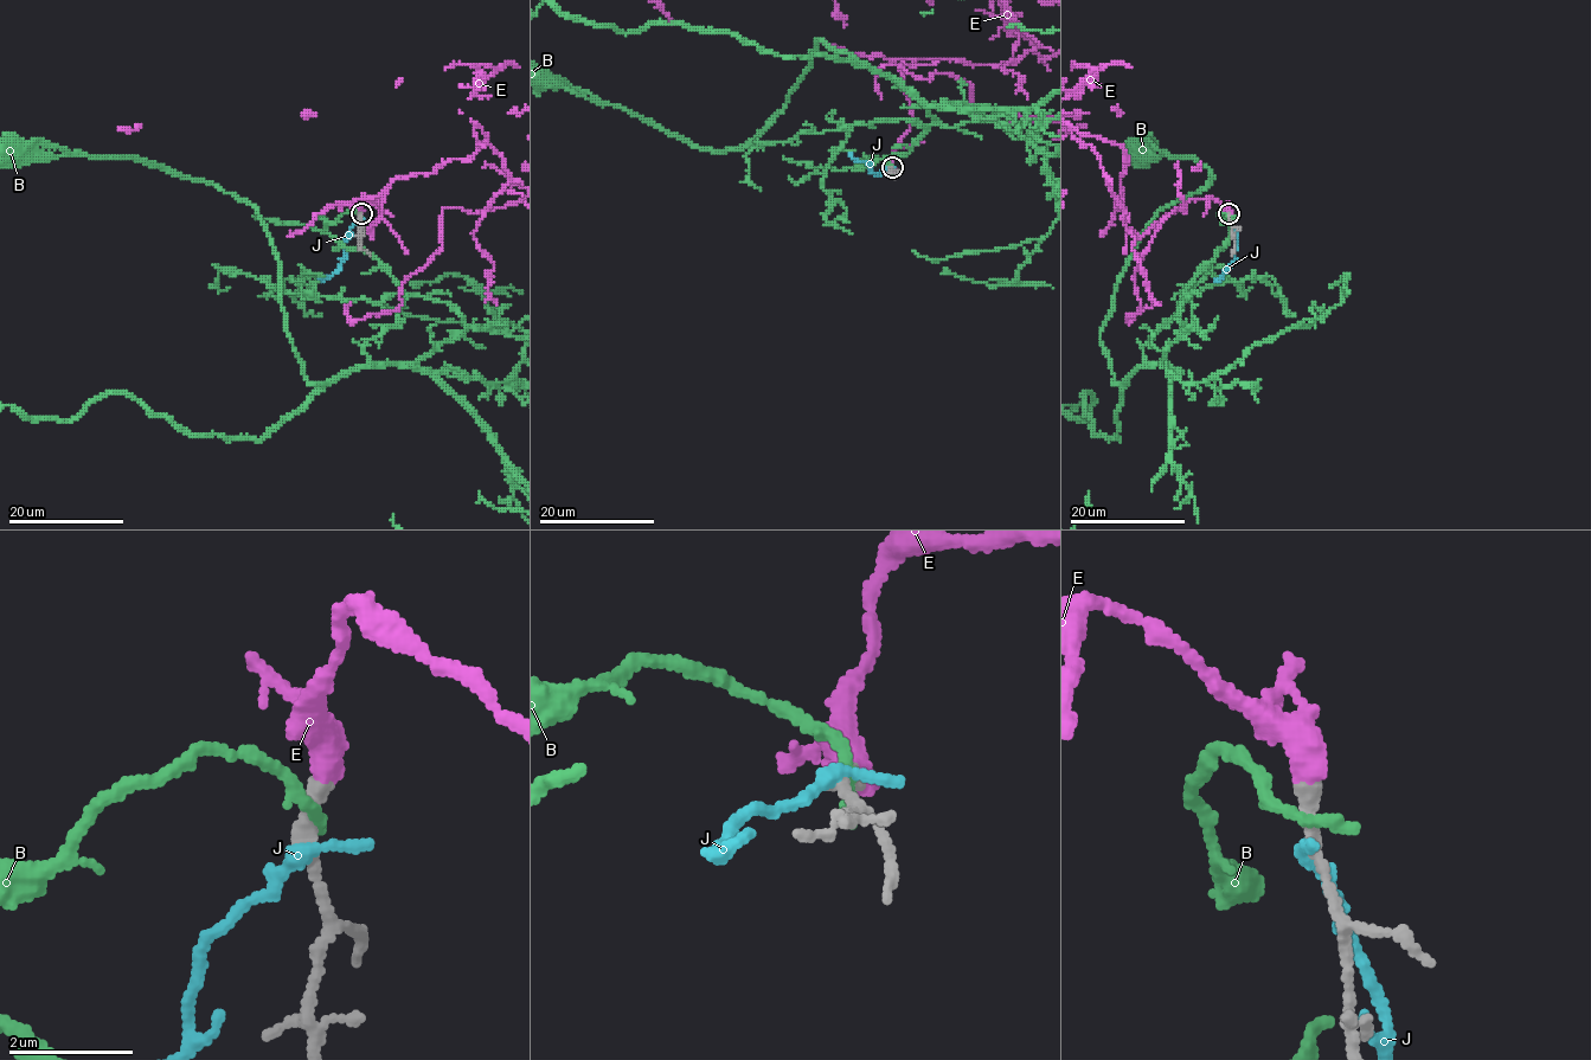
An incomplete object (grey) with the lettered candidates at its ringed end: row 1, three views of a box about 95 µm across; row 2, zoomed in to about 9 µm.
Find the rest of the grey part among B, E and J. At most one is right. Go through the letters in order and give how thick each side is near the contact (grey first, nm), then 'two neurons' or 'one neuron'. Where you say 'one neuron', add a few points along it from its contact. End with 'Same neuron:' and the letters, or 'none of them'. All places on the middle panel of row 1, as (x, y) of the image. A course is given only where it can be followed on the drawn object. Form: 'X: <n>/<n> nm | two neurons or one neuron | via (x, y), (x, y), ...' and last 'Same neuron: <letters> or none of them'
B: 360/240 nm | two neurons
E: 320/500 nm | one neuron
J: 320/280 nm | two neurons
Same neuron: E

